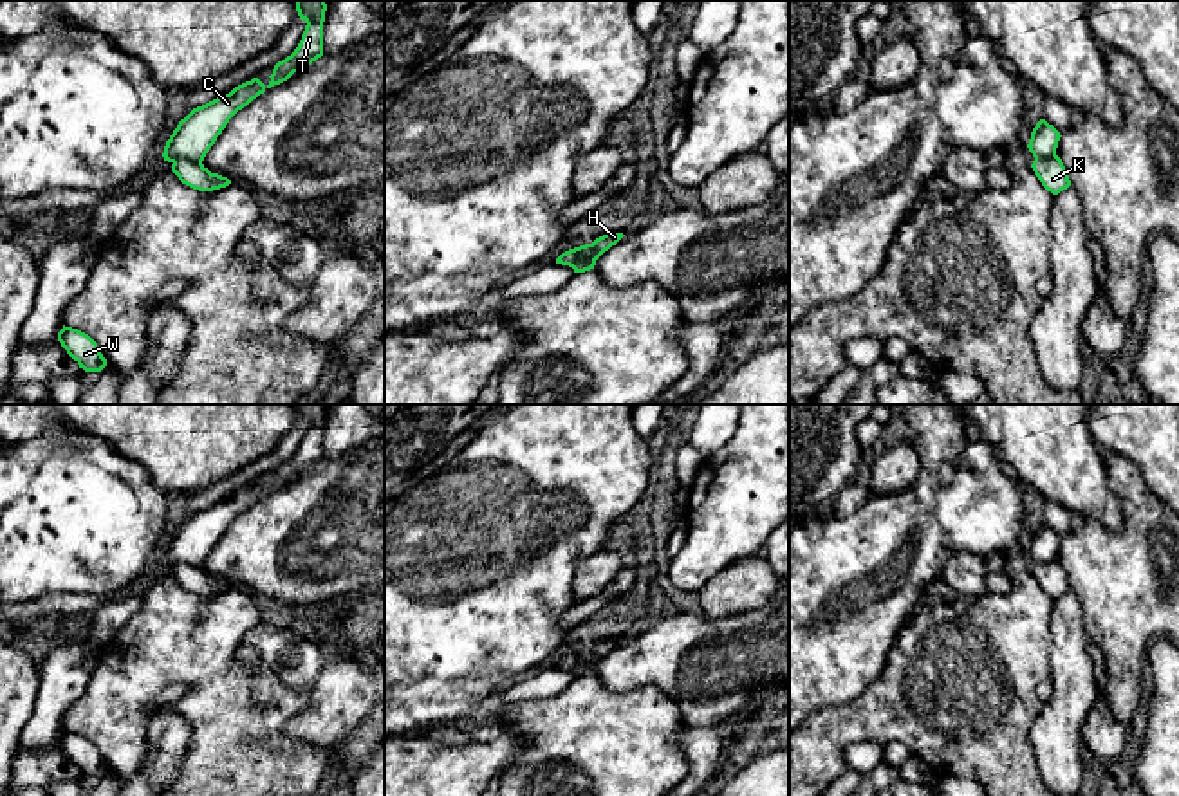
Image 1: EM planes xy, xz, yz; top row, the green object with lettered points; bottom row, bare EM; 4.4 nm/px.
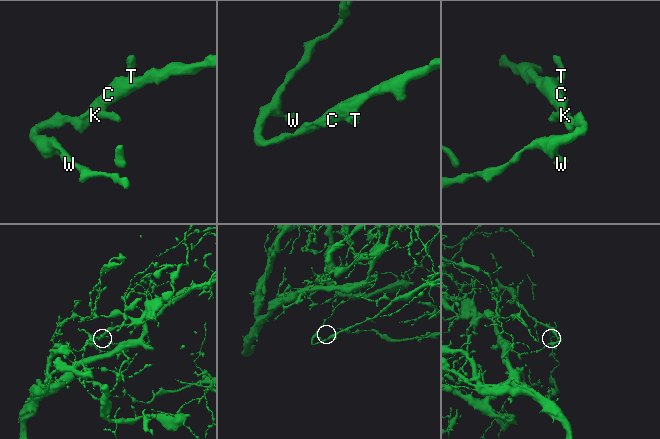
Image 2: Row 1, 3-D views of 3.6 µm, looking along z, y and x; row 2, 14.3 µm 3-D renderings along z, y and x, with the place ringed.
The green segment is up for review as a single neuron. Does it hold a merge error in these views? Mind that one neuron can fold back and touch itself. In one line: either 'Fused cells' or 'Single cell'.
Fused cells

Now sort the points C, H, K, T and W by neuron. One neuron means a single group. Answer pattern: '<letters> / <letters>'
C H T / K W

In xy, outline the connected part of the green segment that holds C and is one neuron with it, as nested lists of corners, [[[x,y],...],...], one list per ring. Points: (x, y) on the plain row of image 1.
[[[296,404],[296,415],[300,424],[307,428],[305,435],[294,457],[274,469],[273,478],[269,480],[271,482],[269,489],[265,491],[258,482],[253,482],[251,486],[235,491],[229,498],[193,513],[184,523],[179,525],[177,532],[166,545],[162,558],[164,565],[173,567],[177,563],[188,563],[193,567],[202,567],[209,552],[215,549],[217,541],[222,538],[229,523],[238,514],[247,511],[267,493],[287,486],[294,477],[305,473],[307,469],[323,460],[323,426],[327,415],[325,404]]]

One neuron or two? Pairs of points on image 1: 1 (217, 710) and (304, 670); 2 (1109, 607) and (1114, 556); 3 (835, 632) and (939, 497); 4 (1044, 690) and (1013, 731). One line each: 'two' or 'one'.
1: two
2: one
3: one
4: two

